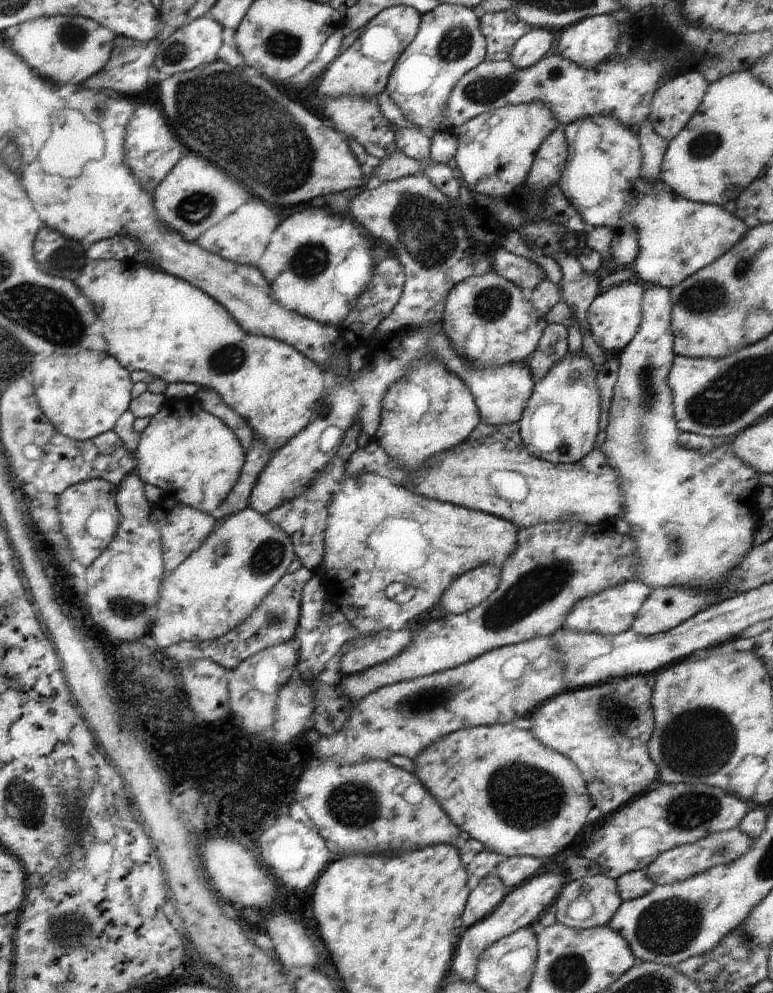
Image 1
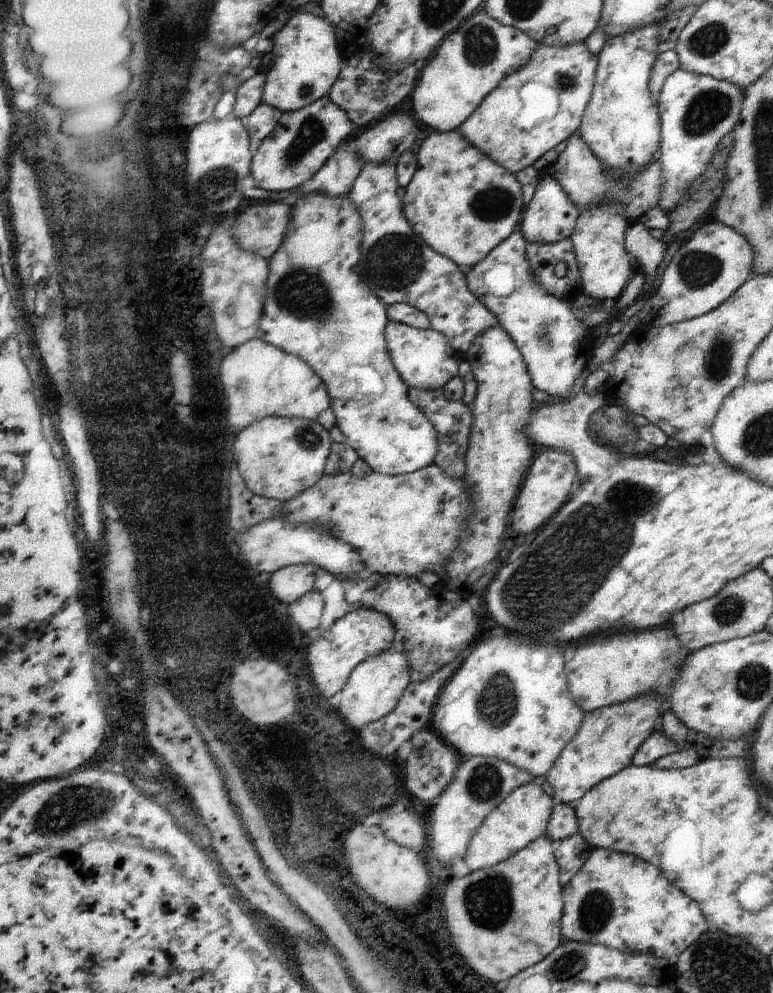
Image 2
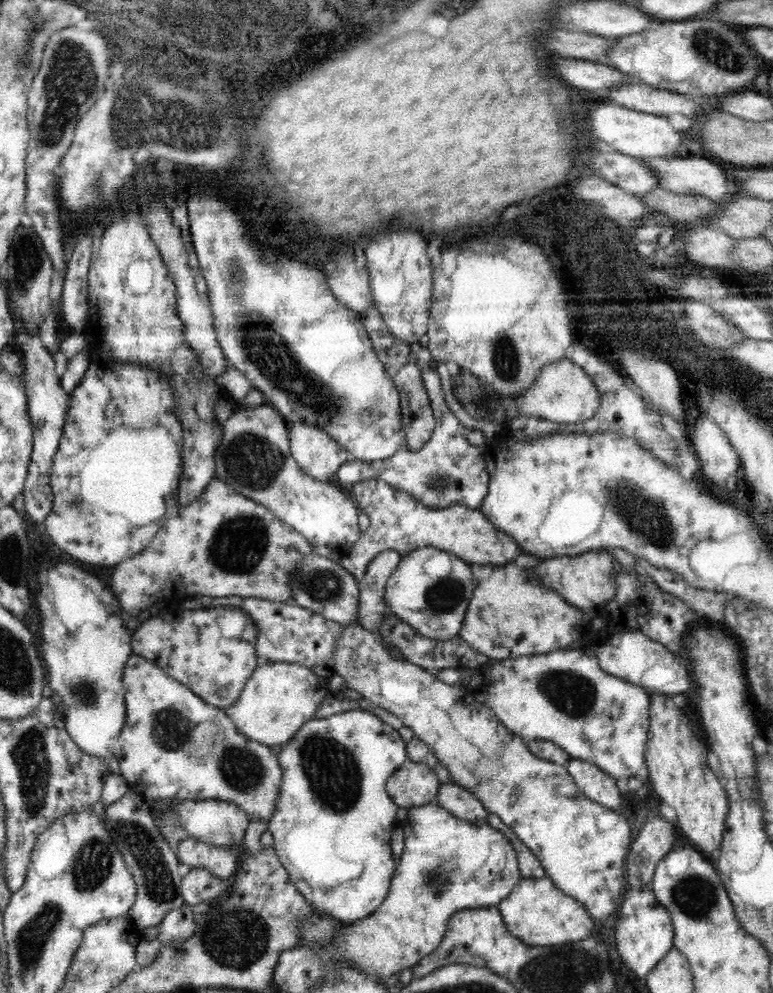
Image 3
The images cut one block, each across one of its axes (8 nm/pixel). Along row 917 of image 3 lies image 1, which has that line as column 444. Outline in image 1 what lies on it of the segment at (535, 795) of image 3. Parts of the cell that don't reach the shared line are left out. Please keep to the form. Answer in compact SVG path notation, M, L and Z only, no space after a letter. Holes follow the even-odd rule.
M484 565L458 576L442 594L440 604L449 614L464 614L482 604L500 584L501 569Z

